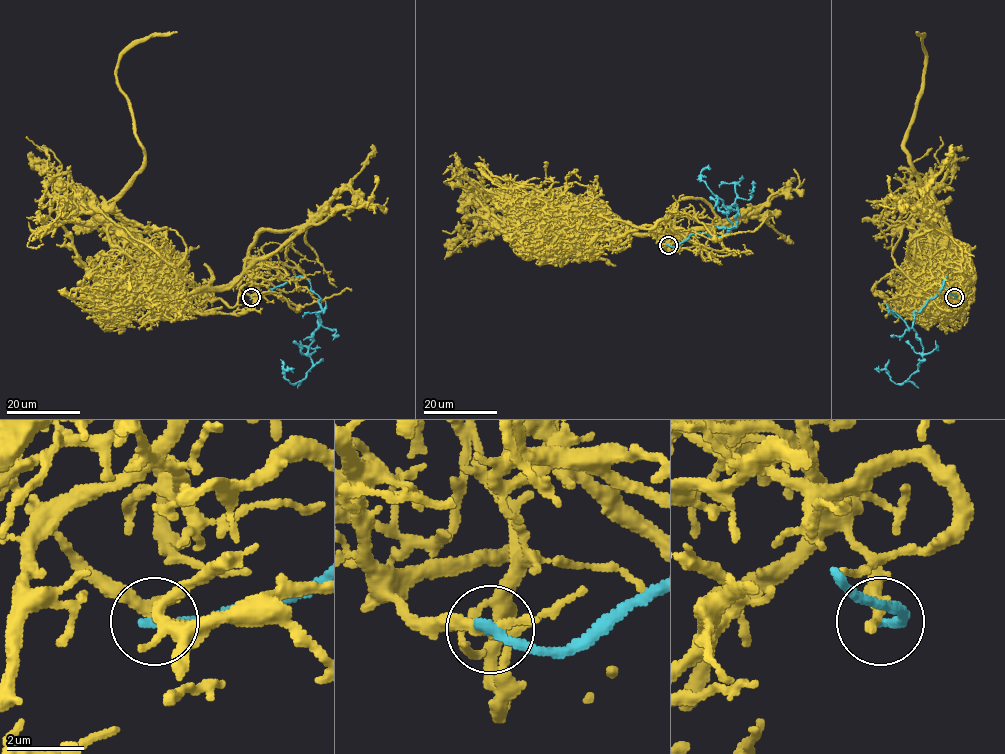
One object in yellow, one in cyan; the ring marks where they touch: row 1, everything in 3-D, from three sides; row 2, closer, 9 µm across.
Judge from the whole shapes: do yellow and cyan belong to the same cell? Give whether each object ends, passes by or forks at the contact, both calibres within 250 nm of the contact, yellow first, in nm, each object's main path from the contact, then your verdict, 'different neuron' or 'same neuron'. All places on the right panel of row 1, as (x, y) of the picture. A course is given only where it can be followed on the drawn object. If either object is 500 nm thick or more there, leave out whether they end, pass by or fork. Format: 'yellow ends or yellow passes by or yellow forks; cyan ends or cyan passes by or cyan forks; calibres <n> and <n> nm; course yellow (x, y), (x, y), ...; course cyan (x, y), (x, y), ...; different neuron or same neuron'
yellow ends; cyan ends; calibres 360 and 280 nm; course yellow (954, 296), (948, 288), (935, 307), (919, 293), (931, 199), (905, 147), (924, 76), (917, 31); course cyan (954, 296), (943, 285), (946, 276), (914, 313), (922, 357), (908, 379), (895, 384), (879, 368); different neuron

